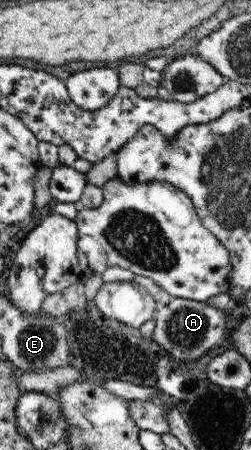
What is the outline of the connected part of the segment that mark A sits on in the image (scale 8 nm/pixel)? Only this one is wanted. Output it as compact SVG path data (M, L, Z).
M172 297L168 305L158 307L155 319L156 328L153 339L183 363L190 363L192 359L206 355L206 351L226 341L224 310L218 310L207 302Z

